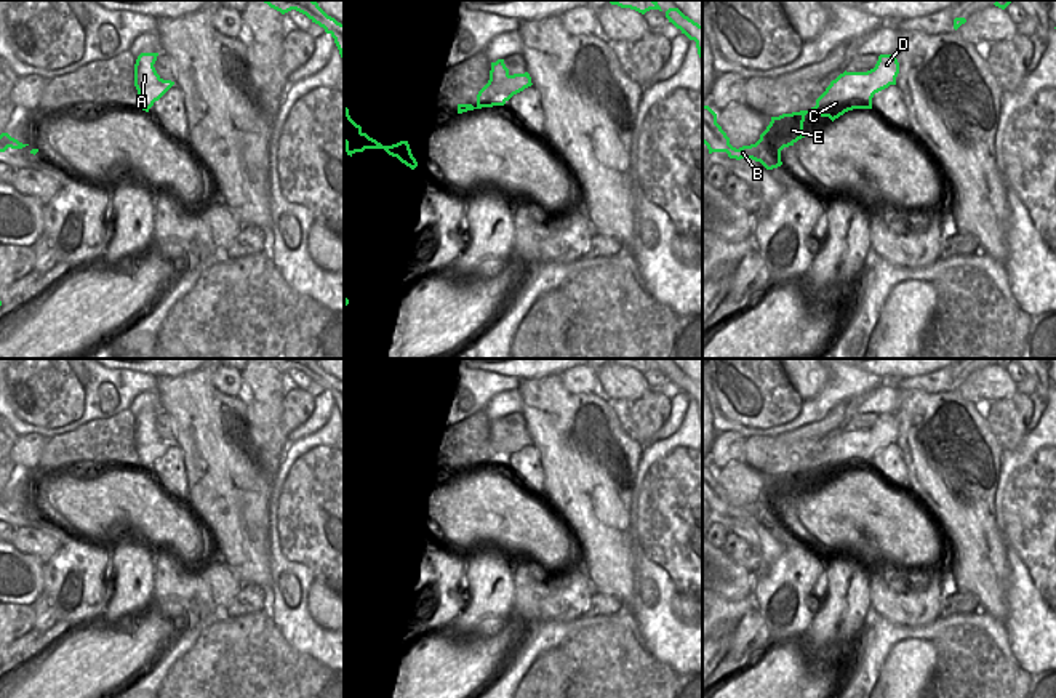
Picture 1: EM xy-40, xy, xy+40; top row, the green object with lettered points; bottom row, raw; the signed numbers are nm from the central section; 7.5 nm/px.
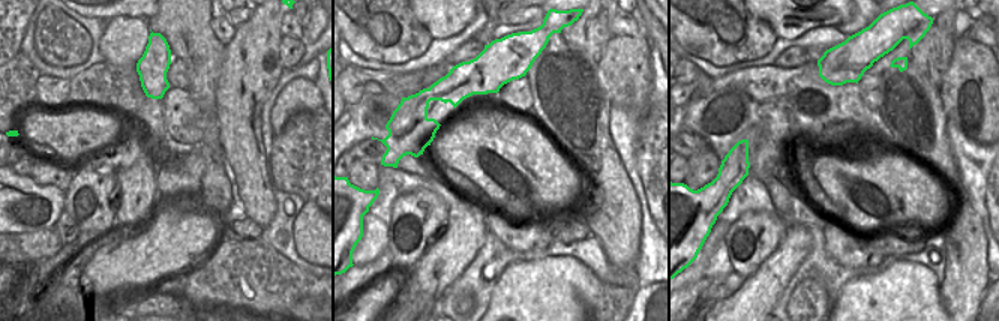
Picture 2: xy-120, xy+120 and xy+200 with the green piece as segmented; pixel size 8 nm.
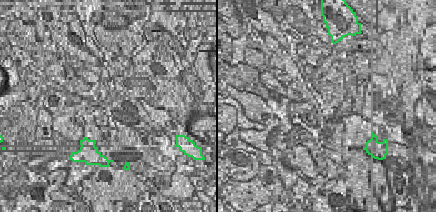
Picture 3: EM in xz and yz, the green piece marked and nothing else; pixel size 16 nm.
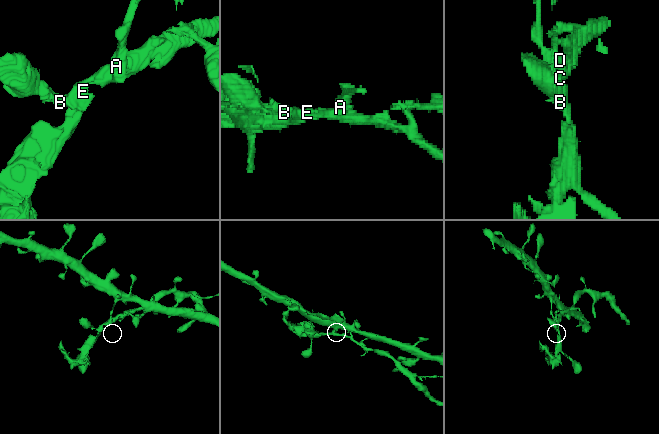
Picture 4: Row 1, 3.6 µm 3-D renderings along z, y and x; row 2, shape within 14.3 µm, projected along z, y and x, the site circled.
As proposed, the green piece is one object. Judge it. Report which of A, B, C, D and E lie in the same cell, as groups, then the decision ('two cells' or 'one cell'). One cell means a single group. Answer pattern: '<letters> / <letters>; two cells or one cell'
A / B C D E; two cells

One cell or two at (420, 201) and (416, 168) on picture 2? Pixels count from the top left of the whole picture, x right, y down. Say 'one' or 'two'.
two

